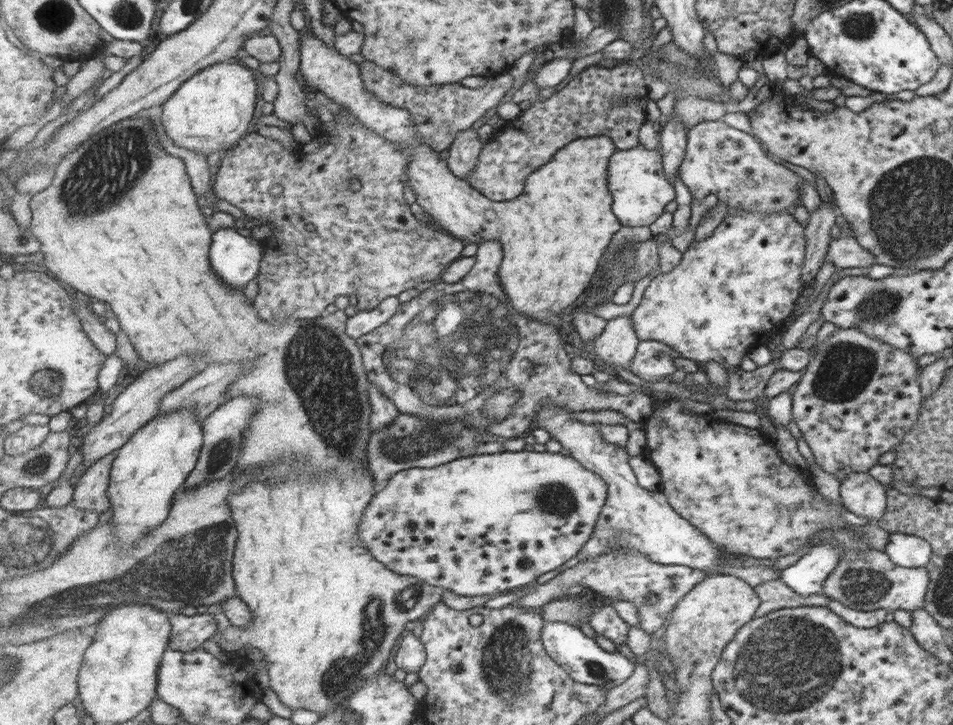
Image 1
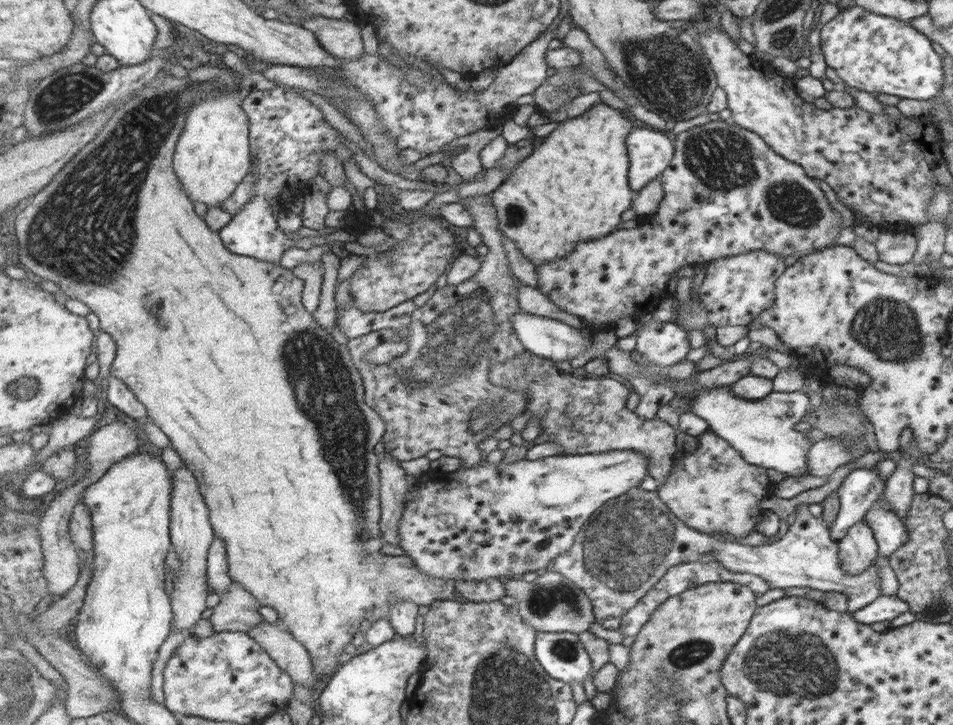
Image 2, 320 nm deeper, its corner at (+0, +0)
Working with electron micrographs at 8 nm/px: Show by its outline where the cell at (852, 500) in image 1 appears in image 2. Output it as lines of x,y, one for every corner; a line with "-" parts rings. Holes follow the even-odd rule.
860,520
845,533
839,544
840,569
846,574
860,574
875,561
878,546
869,525

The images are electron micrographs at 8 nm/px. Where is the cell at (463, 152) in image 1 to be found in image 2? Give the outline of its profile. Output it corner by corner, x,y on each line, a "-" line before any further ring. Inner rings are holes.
492,194
488,196
474,196
464,199
463,202
476,218
473,229
477,229
483,237
484,244
489,248
488,253
482,258
481,270
459,286
445,285
432,295
432,297
413,314
411,324
408,326
408,341
410,342
407,354
395,359
389,365
371,365
365,361
366,353
383,341
401,338
398,331
391,328
375,330
359,338
348,338
346,343
352,357
353,366
359,370
365,390
365,402
372,406
387,423
387,430
383,443
385,452
396,456
398,460
415,460
425,457
429,450
439,450
443,455
463,459
464,468
475,468
482,459
478,455
478,444
490,439
498,428
507,426
517,416
526,410
530,401
522,393
509,391
507,388
495,387
489,381
491,368
496,364
503,364
515,356
525,354
527,349
515,332
512,316
517,314
517,286
514,275
511,273
508,251
504,245
505,234
500,230
498,210
494,205
-
500,399
505,404
505,412
499,414
499,420
491,424
491,428
475,434
471,430
471,417
473,411
480,406
491,403
491,400

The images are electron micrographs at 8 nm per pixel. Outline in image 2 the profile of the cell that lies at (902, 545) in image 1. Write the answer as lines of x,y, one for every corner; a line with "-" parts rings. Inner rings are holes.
877,503
867,509
862,520
872,529
878,546
878,555
888,557
891,553
898,552
907,539
906,529
900,518

